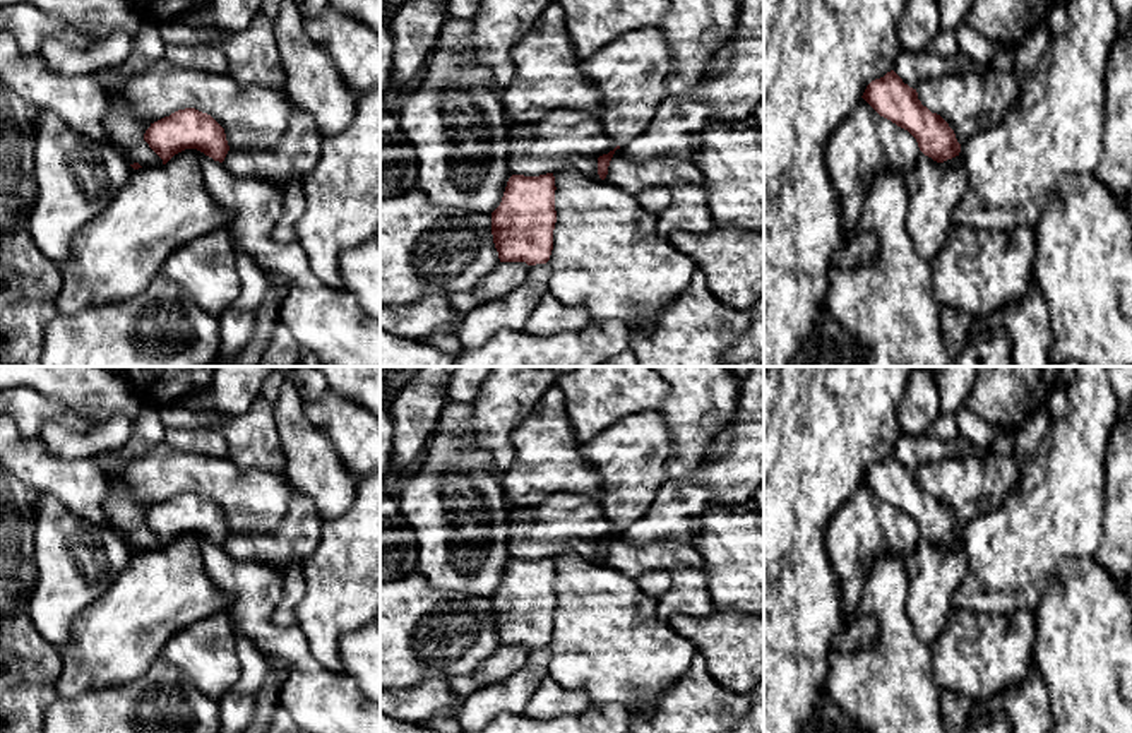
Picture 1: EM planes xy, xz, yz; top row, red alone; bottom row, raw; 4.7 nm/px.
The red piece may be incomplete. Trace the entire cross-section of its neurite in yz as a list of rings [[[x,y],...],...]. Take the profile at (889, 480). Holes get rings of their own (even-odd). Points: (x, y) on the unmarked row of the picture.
[[[894,456],[872,464],[861,480],[880,500],[908,514],[920,534],[937,546],[959,539],[961,527],[954,514],[918,483],[916,473]]]

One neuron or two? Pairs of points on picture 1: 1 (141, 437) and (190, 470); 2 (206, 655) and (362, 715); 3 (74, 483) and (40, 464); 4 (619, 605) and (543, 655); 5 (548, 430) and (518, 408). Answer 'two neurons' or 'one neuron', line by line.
1: two neurons
2: two neurons
3: one neuron
4: two neurons
5: two neurons

